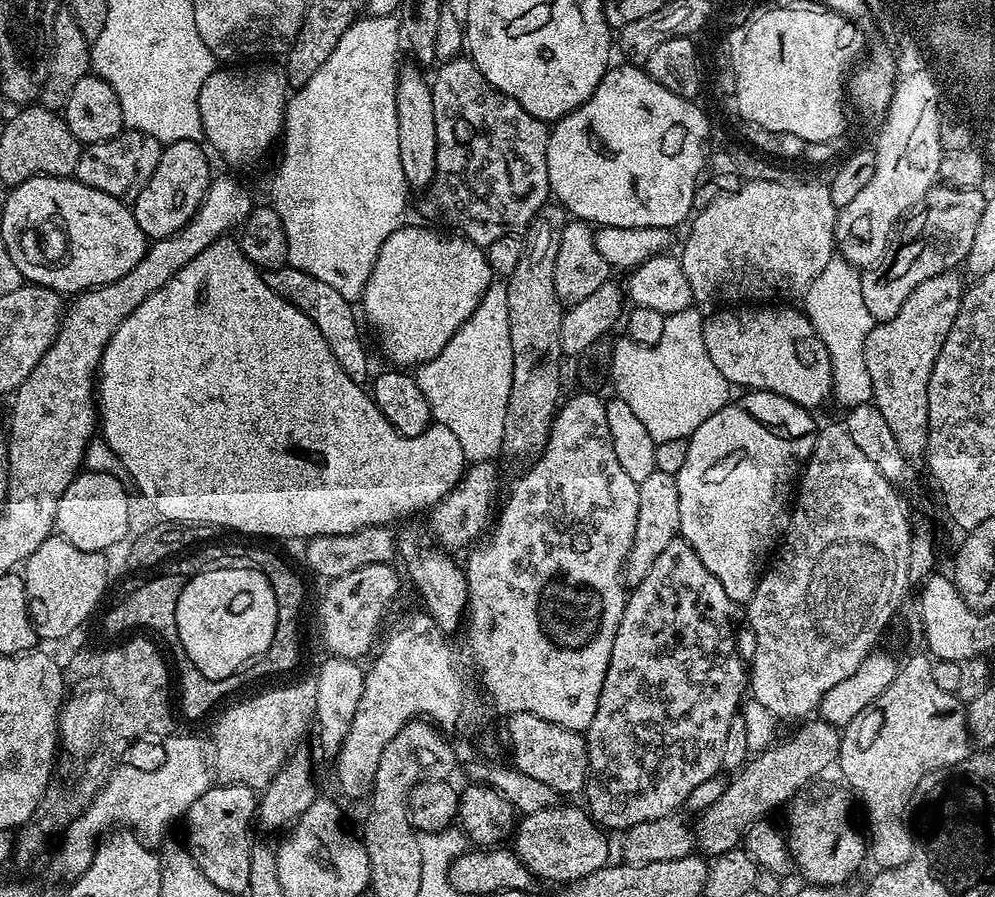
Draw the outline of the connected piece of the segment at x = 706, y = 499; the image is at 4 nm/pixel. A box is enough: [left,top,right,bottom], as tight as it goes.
[675,390,818,602]

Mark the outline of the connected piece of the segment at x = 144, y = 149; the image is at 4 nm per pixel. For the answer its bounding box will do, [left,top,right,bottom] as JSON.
[74,130,161,202]

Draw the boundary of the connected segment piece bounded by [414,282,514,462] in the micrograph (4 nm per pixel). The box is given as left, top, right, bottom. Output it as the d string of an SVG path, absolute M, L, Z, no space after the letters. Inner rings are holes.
M494 282L486 290L482 302L478 302L474 314L470 314L454 338L442 346L442 354L419 365L414 372L422 394L426 394L426 402L430 402L433 421L446 426L446 430L458 438L465 461L495 461L501 455L513 374L508 286L504 282Z

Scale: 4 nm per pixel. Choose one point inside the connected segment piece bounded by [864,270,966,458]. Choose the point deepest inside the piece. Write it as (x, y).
(900, 353)

